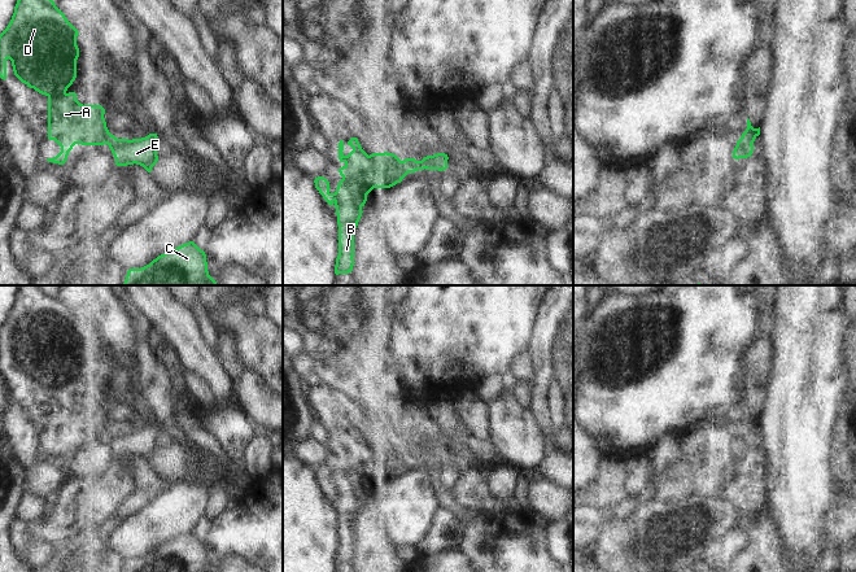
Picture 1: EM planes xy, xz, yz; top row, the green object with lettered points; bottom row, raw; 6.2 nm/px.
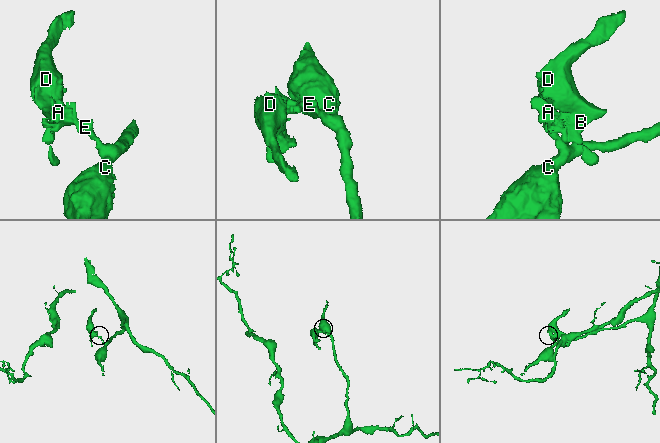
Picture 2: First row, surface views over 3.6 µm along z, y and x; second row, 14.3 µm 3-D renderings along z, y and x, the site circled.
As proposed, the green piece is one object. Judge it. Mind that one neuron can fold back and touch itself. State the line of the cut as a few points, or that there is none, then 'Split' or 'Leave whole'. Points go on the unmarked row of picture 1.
Split along yz (739, 429), (751, 435). Split

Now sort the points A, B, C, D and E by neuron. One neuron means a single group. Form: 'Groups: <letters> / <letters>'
Groups: A B D / C E

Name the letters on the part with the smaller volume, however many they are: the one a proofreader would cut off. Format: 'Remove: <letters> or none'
Remove: A, B, D

